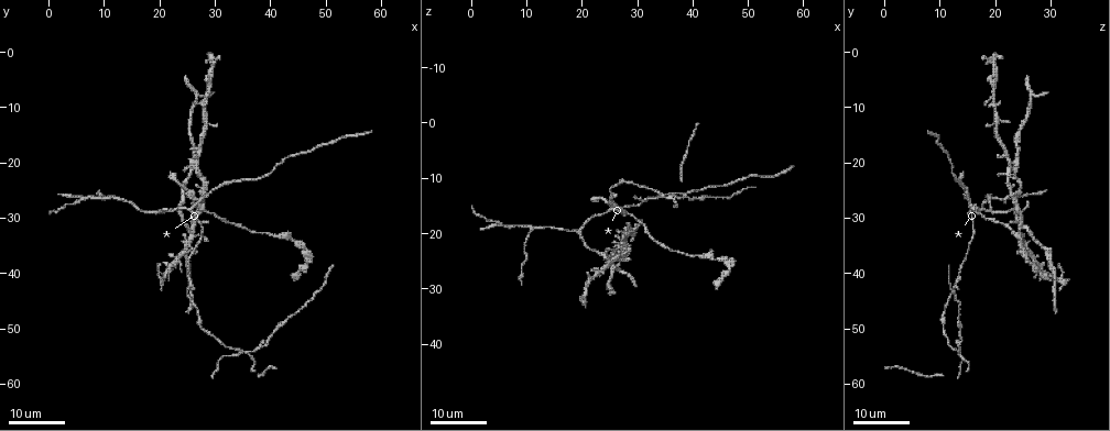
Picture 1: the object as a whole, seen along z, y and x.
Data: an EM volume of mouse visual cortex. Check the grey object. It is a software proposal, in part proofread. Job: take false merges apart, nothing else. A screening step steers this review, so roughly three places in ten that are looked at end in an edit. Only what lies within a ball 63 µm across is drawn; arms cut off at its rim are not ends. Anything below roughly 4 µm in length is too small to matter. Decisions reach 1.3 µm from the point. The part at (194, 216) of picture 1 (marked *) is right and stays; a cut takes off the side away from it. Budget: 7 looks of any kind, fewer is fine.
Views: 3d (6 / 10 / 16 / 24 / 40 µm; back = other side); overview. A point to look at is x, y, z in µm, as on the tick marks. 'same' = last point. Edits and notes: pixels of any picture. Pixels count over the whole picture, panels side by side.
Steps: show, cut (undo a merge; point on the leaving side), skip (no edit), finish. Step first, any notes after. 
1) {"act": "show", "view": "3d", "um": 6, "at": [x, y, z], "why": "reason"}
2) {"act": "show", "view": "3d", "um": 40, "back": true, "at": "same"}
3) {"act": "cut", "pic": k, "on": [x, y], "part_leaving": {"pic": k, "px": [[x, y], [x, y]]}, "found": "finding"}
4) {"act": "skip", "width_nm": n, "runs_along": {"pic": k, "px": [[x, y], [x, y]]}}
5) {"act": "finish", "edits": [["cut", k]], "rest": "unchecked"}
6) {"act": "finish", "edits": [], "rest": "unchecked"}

{"act": "show", "view": "3d", "um": 24, "at": [27.0, 27.5, 15.0], "why": "looks like a crossing"}

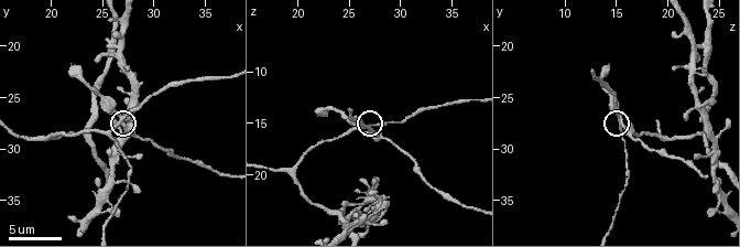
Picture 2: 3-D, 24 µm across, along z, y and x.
{"act": "show", "view": "3d", "um": 6, "at": [26.6, 27.2, 15.2], "why": "zoom in"}

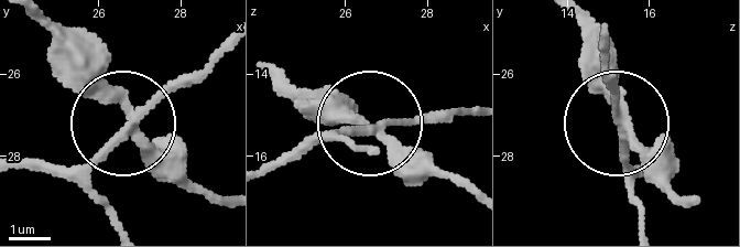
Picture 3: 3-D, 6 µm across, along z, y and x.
{"act": "cut", "pic": 3, "on": [79, 92], "width_nm": 220, "part_leaving": {"pic": 3, "px": [[132, 126], [224, 196]]}, "found": "a second neuron is stuck on"}

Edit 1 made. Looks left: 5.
{"act": "show", "view": "overview", "why": "redraw"}

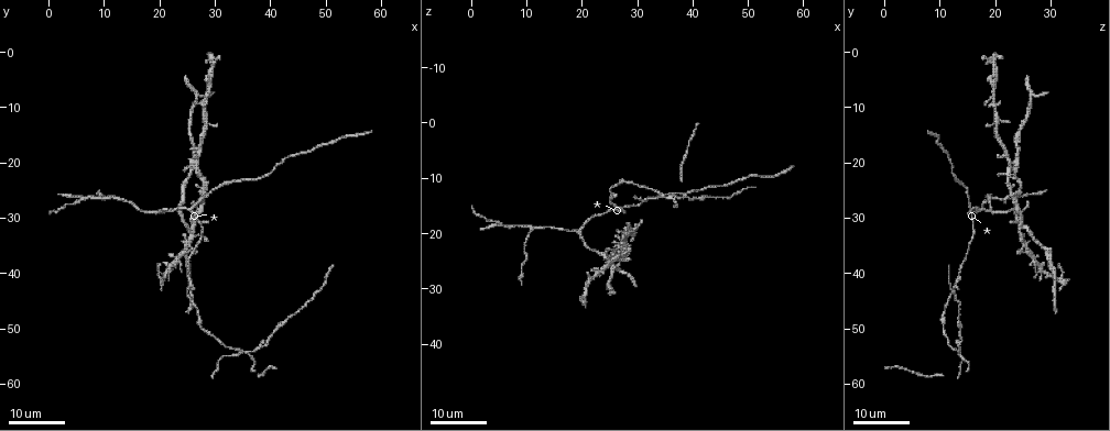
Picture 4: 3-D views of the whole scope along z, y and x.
{"act": "show", "view": "3d", "um": 16, "at": [34.5, 54.5, 13.5], "why": "three arms meet"}

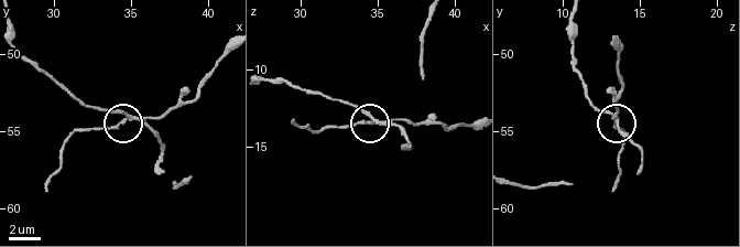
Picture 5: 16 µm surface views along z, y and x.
{"act": "show", "view": "3d", "um": 6, "at": [34.6, 54.2, 13.4], "why": "closer look"}

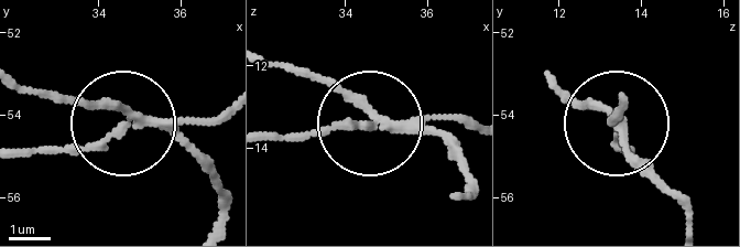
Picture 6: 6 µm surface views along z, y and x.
{"act": "cut", "pic": 6, "on": [97, 150], "arms": 3, "part_leaving": {"pic": 6, "px": [[162, 120], [221, 117]]}, "found": "a second neuron is stuck on"}

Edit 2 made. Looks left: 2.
{"act": "finish", "edits": [["cut", 3], ["cut", 6]], "rest": "unchecked"}

